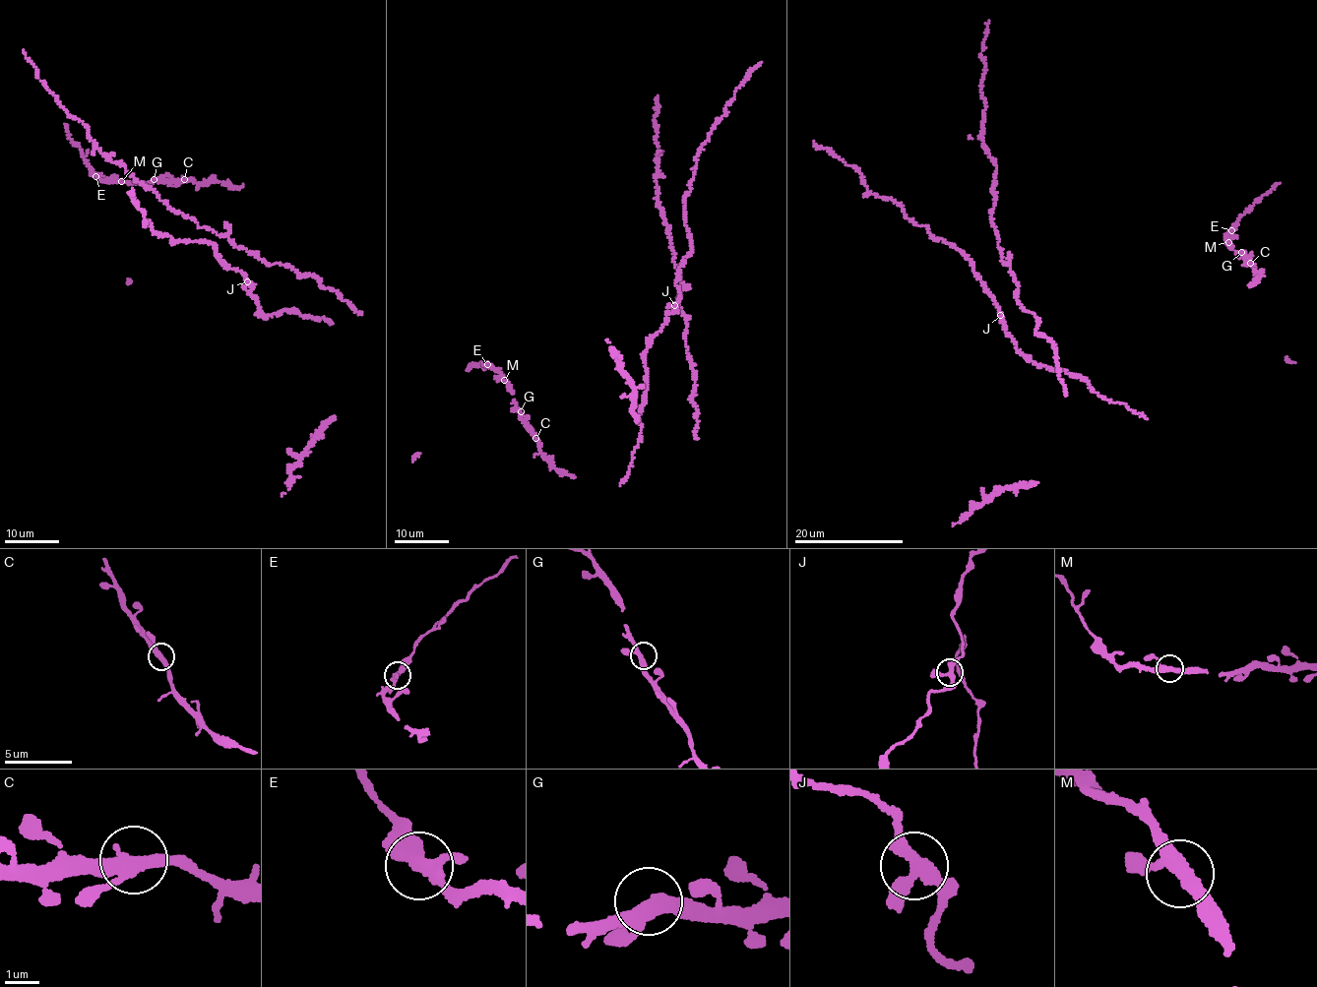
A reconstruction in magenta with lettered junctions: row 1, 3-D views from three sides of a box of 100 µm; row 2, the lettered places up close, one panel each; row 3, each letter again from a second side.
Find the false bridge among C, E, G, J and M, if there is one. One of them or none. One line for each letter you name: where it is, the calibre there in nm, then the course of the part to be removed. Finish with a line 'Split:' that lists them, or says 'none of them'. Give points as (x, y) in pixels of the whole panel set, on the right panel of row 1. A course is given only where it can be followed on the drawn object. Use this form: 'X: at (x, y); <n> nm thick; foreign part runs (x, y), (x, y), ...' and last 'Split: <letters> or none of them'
E: at (1231, 230); 340 nm thick; foreign part runs (1231, 231), (1244, 213), (1280, 182)
Split: E

